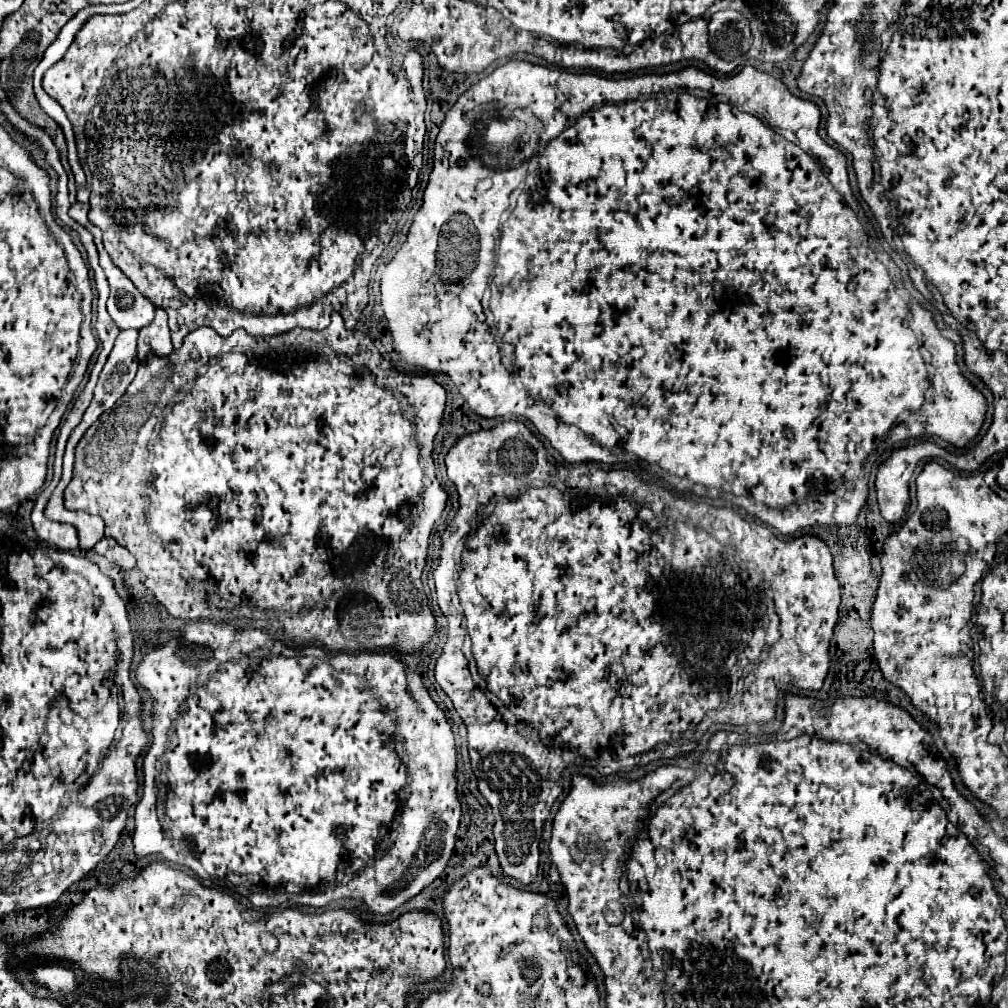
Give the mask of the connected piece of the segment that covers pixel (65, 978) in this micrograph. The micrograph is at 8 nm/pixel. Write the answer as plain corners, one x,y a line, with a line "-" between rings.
43,965
33,969
33,977
39,985
47,985
49,989
63,989
69,993
75,987
73,971
61,965

